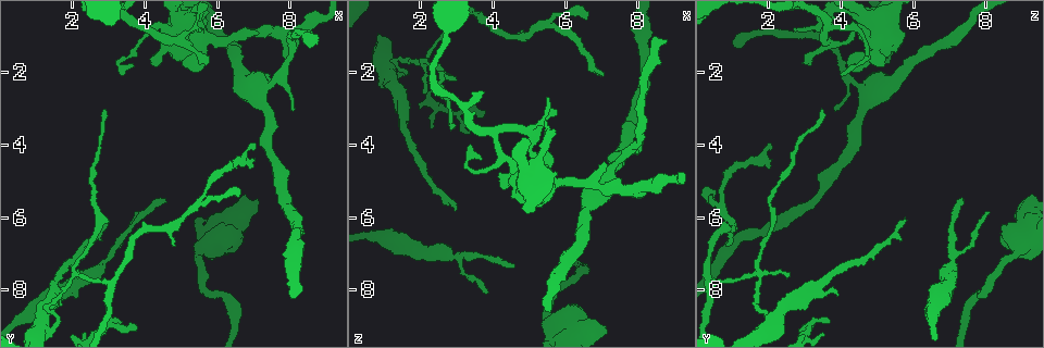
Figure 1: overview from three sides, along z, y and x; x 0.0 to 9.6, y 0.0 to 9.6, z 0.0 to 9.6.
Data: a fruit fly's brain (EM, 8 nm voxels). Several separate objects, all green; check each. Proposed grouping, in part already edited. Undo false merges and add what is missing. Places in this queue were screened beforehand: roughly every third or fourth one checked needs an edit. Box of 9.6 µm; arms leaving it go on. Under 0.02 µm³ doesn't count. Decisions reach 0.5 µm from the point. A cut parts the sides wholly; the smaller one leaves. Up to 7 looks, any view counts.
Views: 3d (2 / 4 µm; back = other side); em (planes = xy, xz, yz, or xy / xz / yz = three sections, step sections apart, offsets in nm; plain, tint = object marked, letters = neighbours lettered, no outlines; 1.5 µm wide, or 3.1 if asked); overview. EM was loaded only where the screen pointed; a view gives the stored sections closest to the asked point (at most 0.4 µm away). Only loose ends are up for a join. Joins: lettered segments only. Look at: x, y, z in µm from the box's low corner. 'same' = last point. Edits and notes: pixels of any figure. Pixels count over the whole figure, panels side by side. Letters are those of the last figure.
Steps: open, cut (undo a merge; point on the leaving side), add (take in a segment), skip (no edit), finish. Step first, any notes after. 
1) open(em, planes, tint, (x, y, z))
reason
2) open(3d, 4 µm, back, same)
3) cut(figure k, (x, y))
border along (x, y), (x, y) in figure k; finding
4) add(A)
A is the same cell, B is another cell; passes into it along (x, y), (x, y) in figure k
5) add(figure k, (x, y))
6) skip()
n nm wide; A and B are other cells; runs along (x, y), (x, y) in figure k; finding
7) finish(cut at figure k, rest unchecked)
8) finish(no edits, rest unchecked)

open(em, planes, letters, (4.40, 0.75, 4.40))
two arms in line, one across

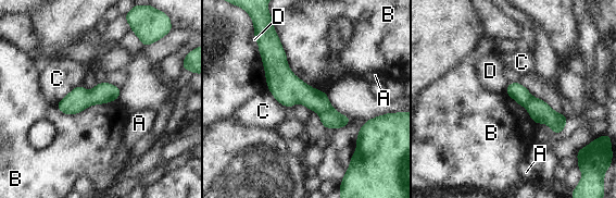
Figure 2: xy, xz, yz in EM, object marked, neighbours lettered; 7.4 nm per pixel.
cut(figure 2, (313, 99))
A, B, C and D are other cells; the part that leaves runs along (273, 41), (276, 67), (328, 108) in figure 2; a second cell is stuck on

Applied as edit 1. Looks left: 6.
open(overview)
redraw

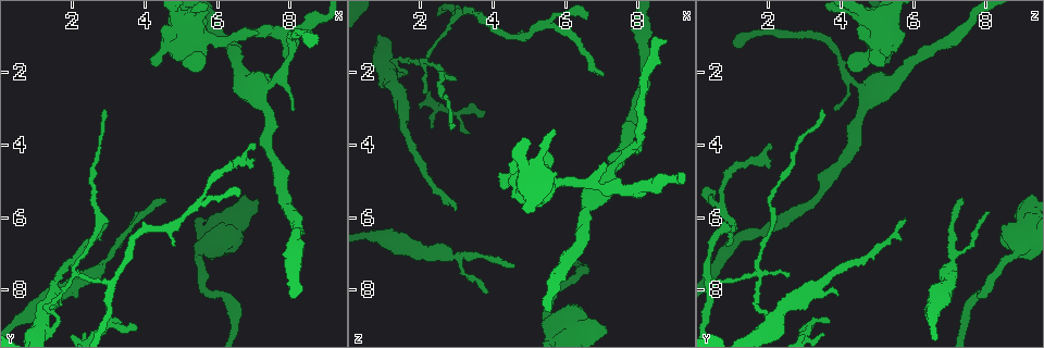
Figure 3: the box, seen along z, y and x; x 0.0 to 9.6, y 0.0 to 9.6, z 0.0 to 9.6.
open(em, planes, letters, (2.00, 7.55, 1.80))
abrupt turn

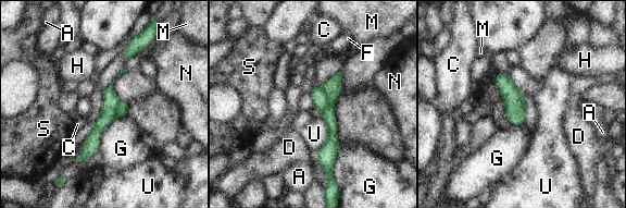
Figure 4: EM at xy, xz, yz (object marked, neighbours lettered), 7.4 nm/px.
cut(figure 4, (332, 88))
A, C, D, F, G, H, M, N, S and U are other cells; the part that leaves runs along (338, 76), (332, 87), (329, 168) in figure 4; two cells meet here

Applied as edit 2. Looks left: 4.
open(overview)

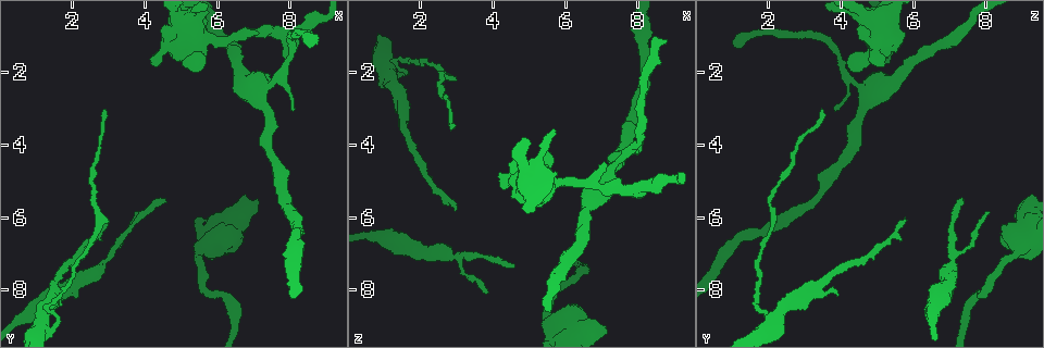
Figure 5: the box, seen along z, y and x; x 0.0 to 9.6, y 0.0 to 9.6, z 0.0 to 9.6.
open(em, planes, plain, (2.90, 3.05, 3.45))
free end

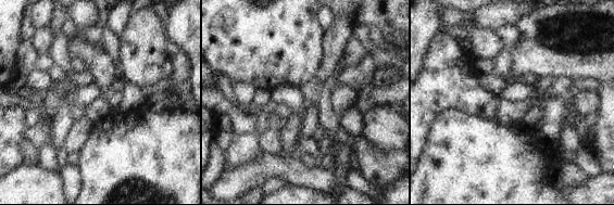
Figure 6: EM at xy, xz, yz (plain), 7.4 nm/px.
open(em, planes, tint, same)
with the object marked

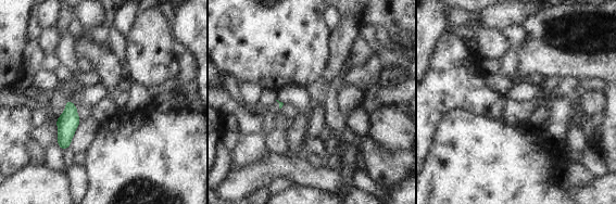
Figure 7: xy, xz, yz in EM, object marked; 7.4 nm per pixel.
open(em, planes, letters, same)

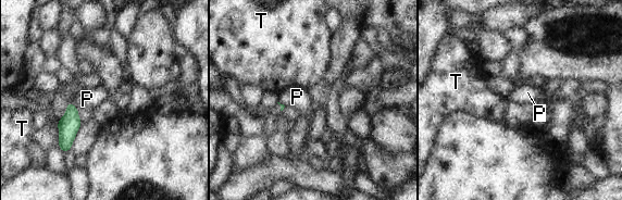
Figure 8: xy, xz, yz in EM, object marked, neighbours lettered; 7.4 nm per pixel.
skip()
P and T are other cells; border along (71, 101), (78, 110) in figure 8; none of them fits

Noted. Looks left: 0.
finish(cut at figure 2, cut at figure 4, rest unchecked)

